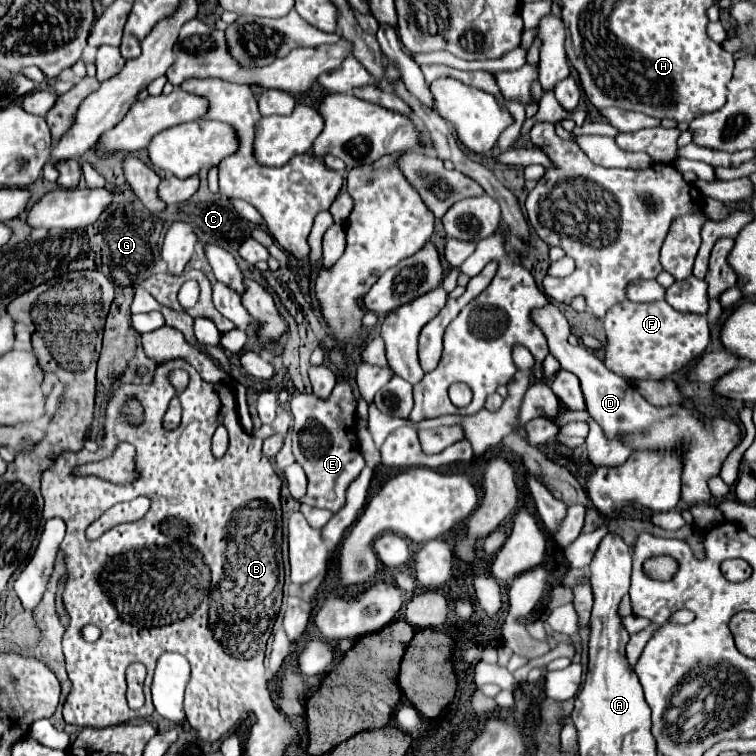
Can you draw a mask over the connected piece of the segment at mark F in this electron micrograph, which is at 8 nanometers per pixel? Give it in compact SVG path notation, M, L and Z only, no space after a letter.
M621 301L613 305L605 319L605 357L603 363L621 377L661 381L699 357L709 345L709 323L705 315L689 315L675 311L667 301L633 303Z

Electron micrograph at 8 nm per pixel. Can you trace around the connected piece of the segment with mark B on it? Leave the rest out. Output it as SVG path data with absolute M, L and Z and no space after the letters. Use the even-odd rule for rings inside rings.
M171 361L169 367L163 367L163 363L157 365L151 383L145 383L145 385L121 383L121 385L117 387L117 391L113 391L113 395L109 397L107 413L105 413L104 430L105 434L102 440L107 441L107 449L99 447L95 453L83 451L83 455L81 455L81 450L78 452L62 452L55 459L55 463L41 475L41 495L43 495L44 499L42 518L49 519L57 515L57 517L61 517L66 524L66 534L63 543L61 543L61 547L59 547L59 551L61 551L63 557L65 557L65 569L67 569L67 579L65 579L65 587L63 587L63 605L65 605L65 611L67 611L67 615L69 615L69 627L67 627L67 631L65 631L65 635L63 635L63 653L65 653L67 675L69 675L69 679L71 679L71 693L67 695L67 701L65 701L65 705L63 705L63 719L65 719L67 725L77 725L77 727L109 727L109 725L117 725L117 721L113 721L113 717L120 717L120 724L131 721L131 719L135 719L135 717L149 717L151 711L153 711L149 687L151 687L155 663L157 663L157 659L159 659L163 653L181 653L183 657L187 657L187 661L189 661L189 665L191 665L191 679L189 679L187 689L185 689L185 719L187 719L187 723L189 723L195 731L199 731L199 737L201 737L201 739L205 739L205 741L217 741L217 739L225 737L225 735L233 729L233 725L235 725L239 719L243 719L249 711L252 711L253 713L253 709L257 709L259 705L272 701L268 682L265 678L264 658L265 643L267 643L267 639L269 639L269 635L271 635L275 617L277 617L279 609L281 609L281 597L283 597L281 591L283 591L283 577L285 577L285 569L283 569L283 561L281 561L281 537L283 537L283 533L281 533L281 503L279 503L281 479L277 477L277 473L275 473L275 469L273 469L273 463L263 455L263 451L261 451L261 439L255 437L255 435L247 435L247 433L241 429L239 417L237 417L237 407L235 407L235 397L233 397L231 389L223 387L223 383L207 383L207 381L203 381L203 379L199 377L199 373L197 373L193 367L185 367L185 363L181 363L181 361ZM175 367L185 369L185 371L189 373L189 377L191 377L191 379L189 379L189 387L180 394L178 394L175 389L171 391L171 389L169 389L171 385L169 385L169 381L167 381L167 373L169 373L171 369L175 369ZM166 391L171 391L171 393L179 395L181 402L181 425L175 430L165 429L162 425L162 421L161 423L158 423L157 419L150 421L150 424L149 419L146 421L146 416L149 414L149 407L147 407L149 395L147 395L147 393L153 393L153 395L161 397L163 393L166 395ZM127 395L135 395L144 409L144 420L139 425L132 425L128 421L119 421L119 417L117 417L117 409L119 409L119 405L123 403L123 399L125 399ZM217 425L225 425L227 431L229 431L229 449L227 449L227 453L225 453L221 459L215 459L215 457L211 455L211 449L209 449L209 447L211 447L211 435L215 433ZM121 441L127 441L127 443L131 443L131 445L135 447L137 479L135 479L133 483L115 485L115 483L105 481L105 479L99 479L99 477L95 477L95 475L89 475L89 477L73 477L73 475L71 475L71 469L73 469L75 465L81 465L81 463L87 463L87 461L99 461L101 457L109 455L109 451L115 449L117 443L121 443ZM139 495L145 495L145 497L151 499L151 509L143 515L143 519L139 519L139 521L135 521L135 523L115 525L113 529L109 529L107 533L103 533L103 535L101 535L99 539L95 539L95 541L89 541L89 539L85 537L85 529L93 523L93 519L99 519L111 505L115 505L115 503L119 503L119 501L135 499L135 497L139 497ZM175 519L181 521L181 523L185 523L185 525L189 525L189 537L185 537L185 541L169 541L169 537L175 539L173 527L171 527L171 521L175 521ZM81 625L97 625L97 627L101 629L99 641L89 643L89 641L81 639L81 629L83 629ZM135 661L139 661L139 663L143 663L143 665L147 667L147 679L145 679L145 705L141 707L141 711L131 711L131 709L125 705L125 689L127 689L127 685L125 685L125 669L127 669L127 665L131 665L131 663L135 663Z

